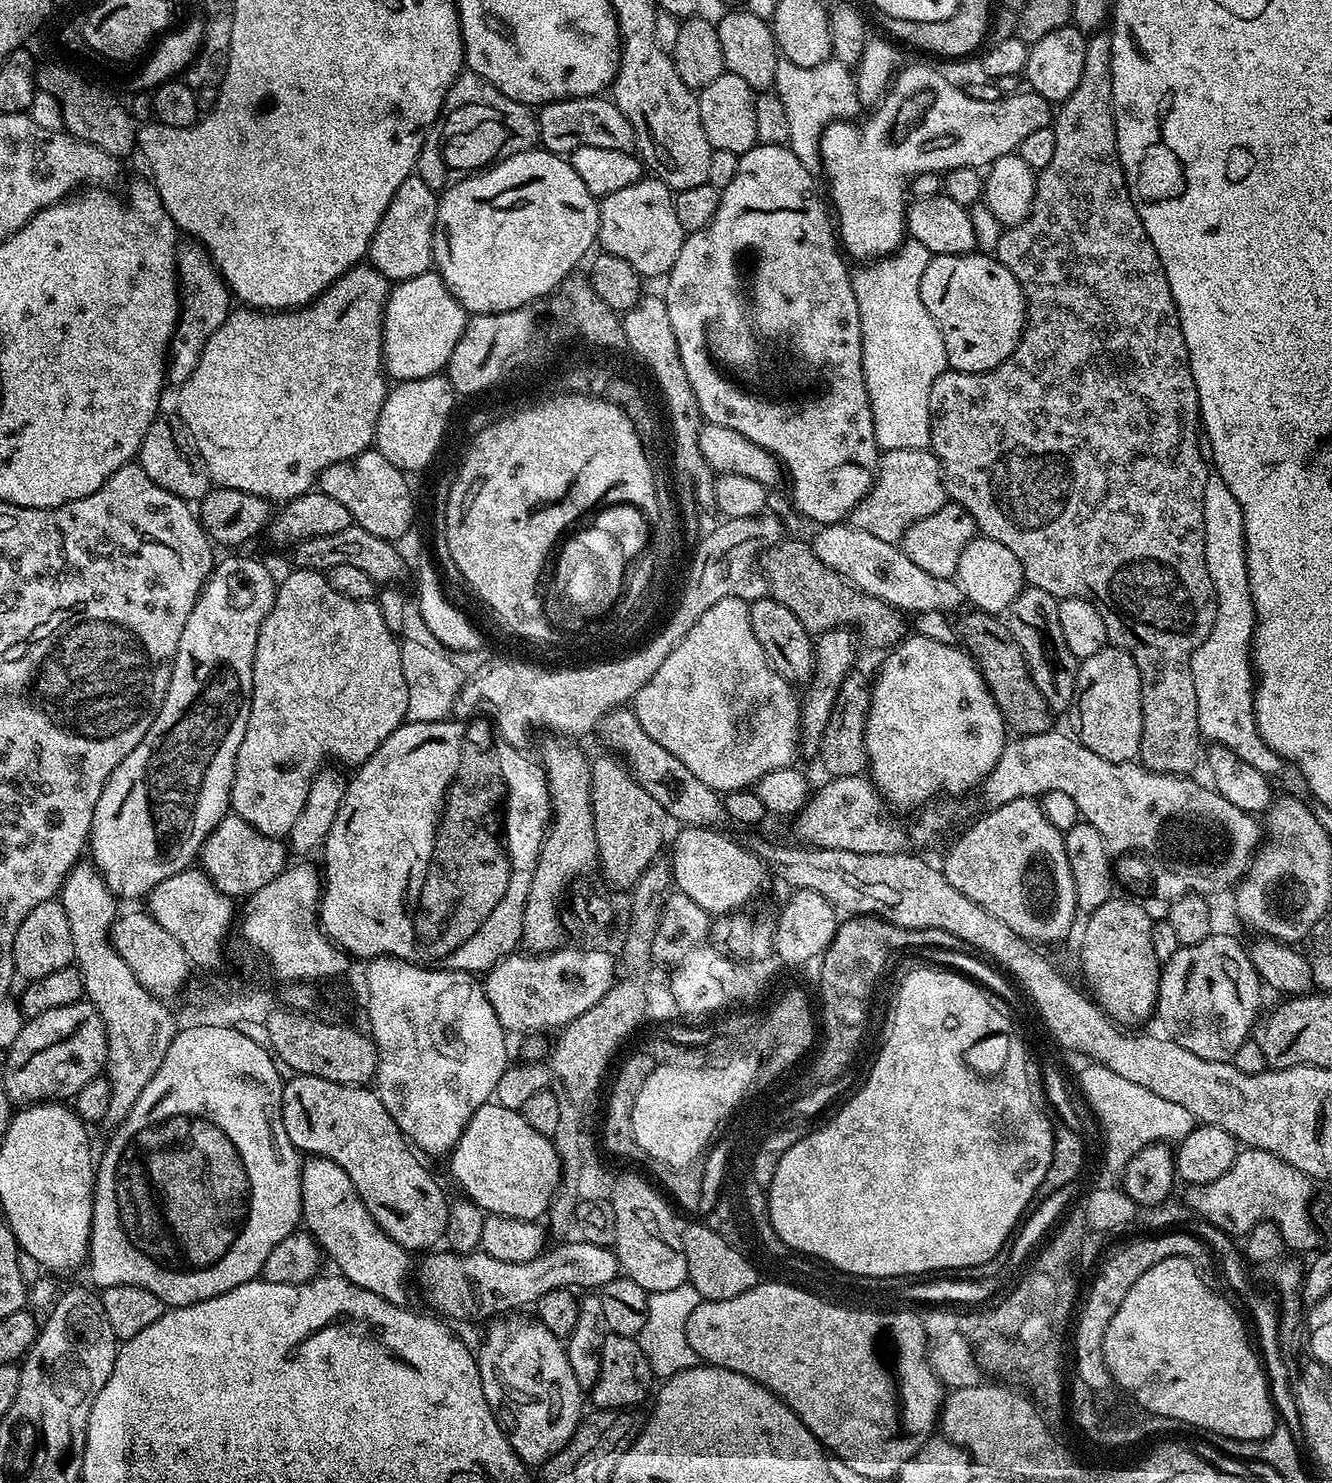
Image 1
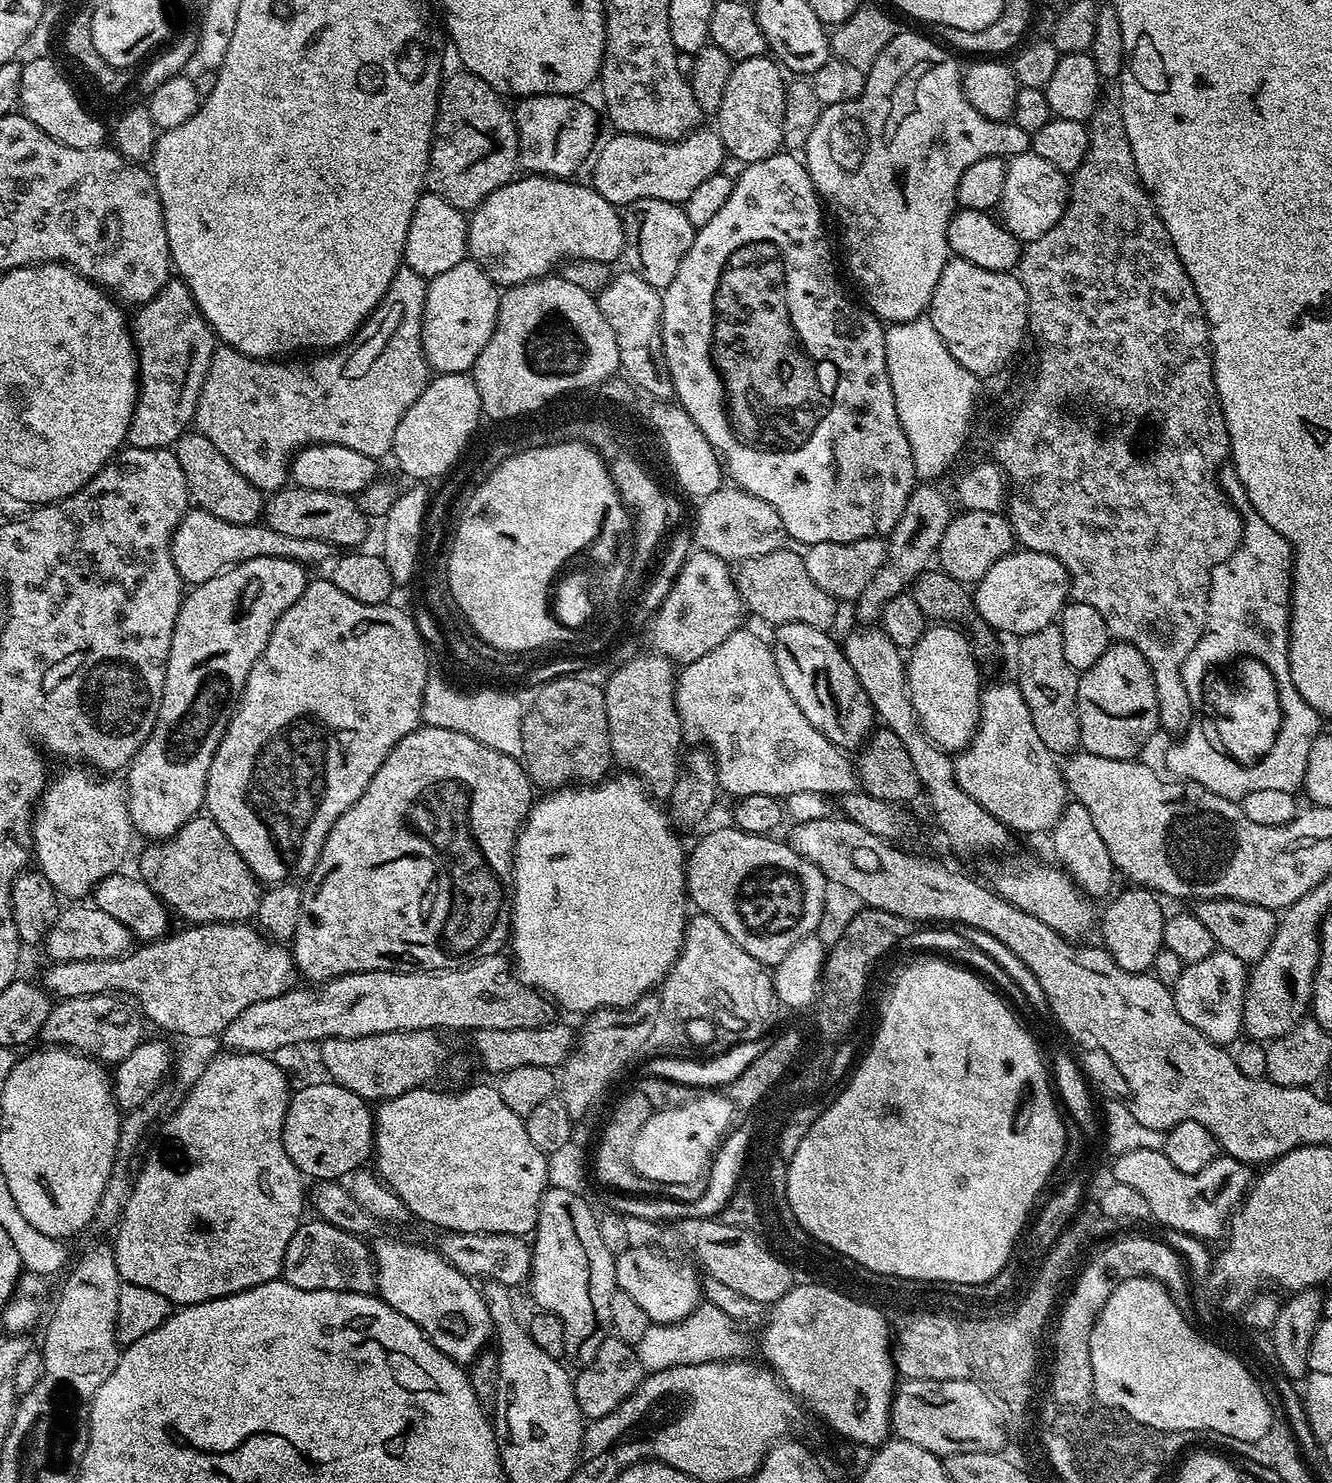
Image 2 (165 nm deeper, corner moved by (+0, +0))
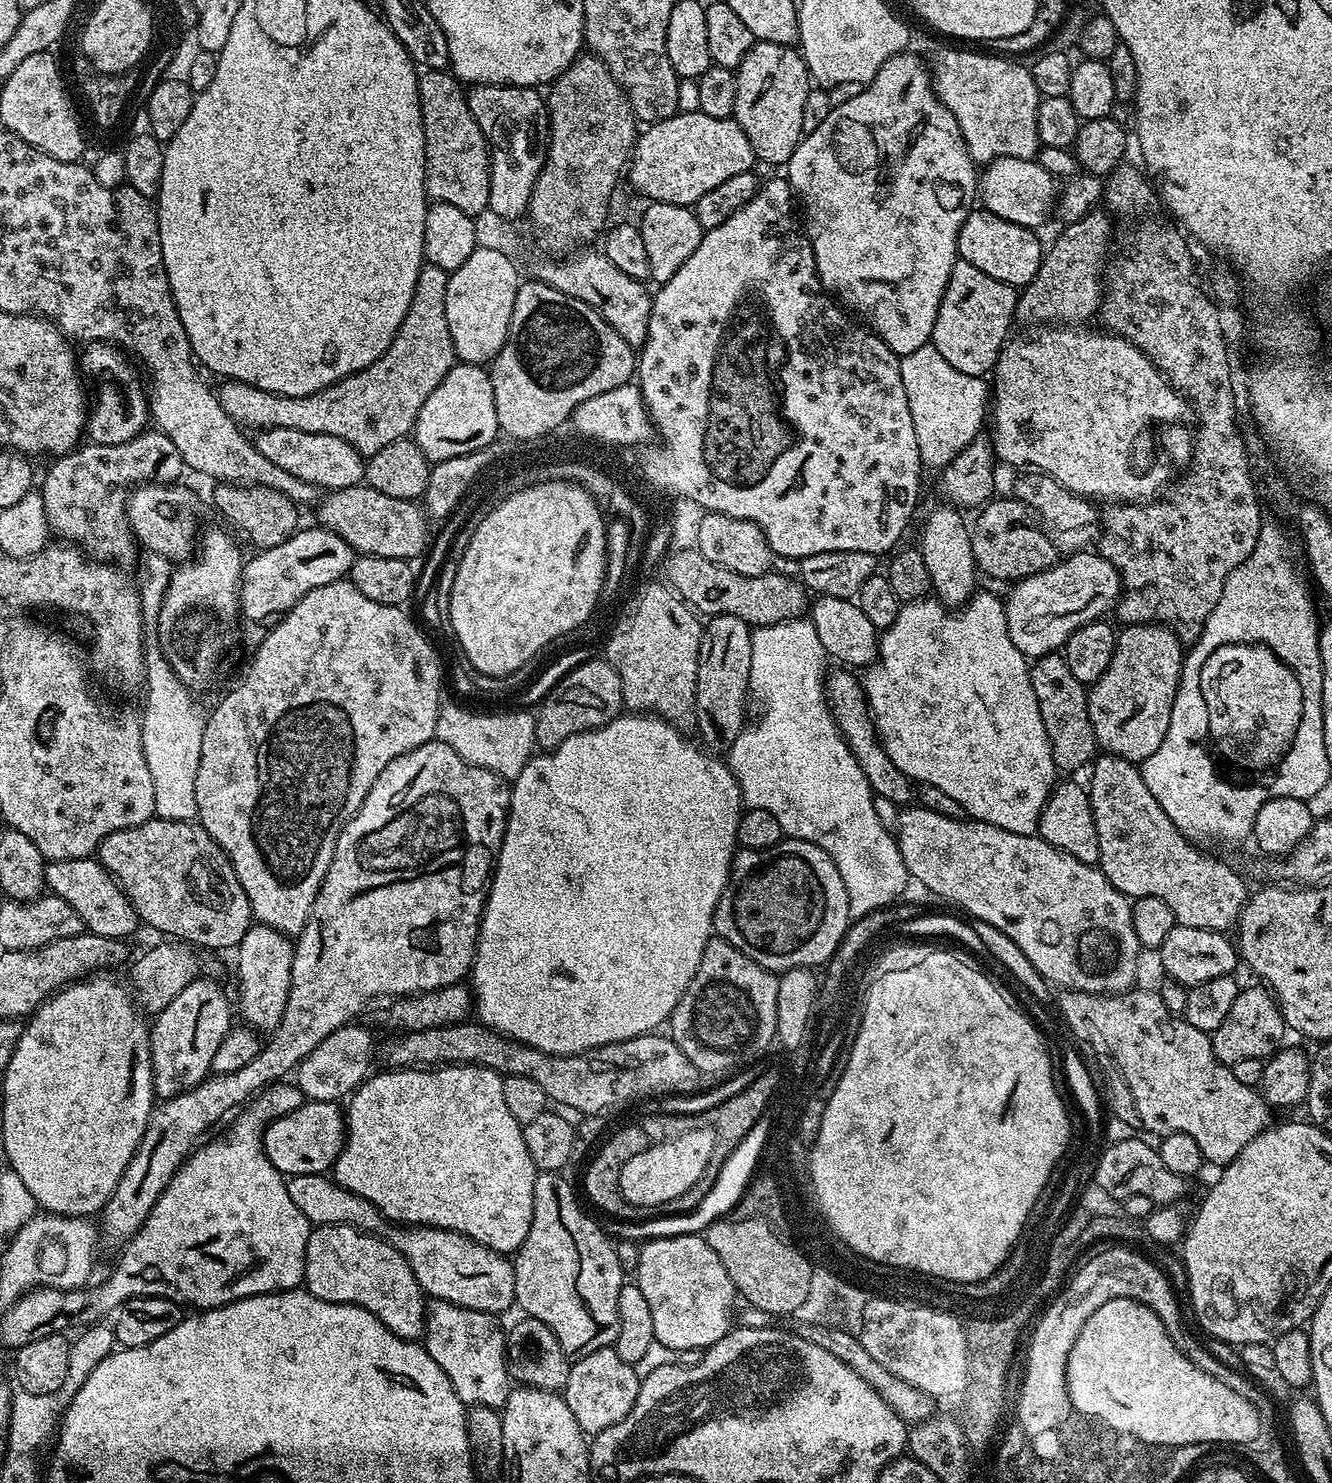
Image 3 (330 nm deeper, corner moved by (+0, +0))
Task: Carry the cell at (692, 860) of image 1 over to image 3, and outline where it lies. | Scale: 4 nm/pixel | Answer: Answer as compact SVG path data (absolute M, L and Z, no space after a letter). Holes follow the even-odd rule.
M785 838L766 850L740 848L732 858L732 872L724 893L720 895L712 923L719 939L730 942L730 946L742 950L742 954L773 974L788 972L792 968L815 969L816 964L824 966L829 963L848 932L848 891L830 854L814 846L814 842Z

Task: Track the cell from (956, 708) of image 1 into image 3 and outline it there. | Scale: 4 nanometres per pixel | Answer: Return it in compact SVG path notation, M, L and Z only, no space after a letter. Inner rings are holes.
M940 502L937 508L932 508L925 514L918 543L922 560L929 570L929 582L935 599L953 610L967 602L978 588L978 569L972 549L972 533L966 520L964 524L963 518L959 515L963 516L953 505Z

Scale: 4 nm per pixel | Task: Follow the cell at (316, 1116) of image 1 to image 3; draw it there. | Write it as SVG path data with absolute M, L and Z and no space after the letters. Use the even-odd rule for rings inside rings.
M308 1100L290 1114L273 1120L264 1129L264 1156L285 1178L327 1173L335 1164L344 1145L346 1116L339 1103L330 1100Z

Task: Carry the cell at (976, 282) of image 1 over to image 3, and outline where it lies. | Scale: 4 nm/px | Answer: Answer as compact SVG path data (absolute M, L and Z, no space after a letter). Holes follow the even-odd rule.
M957 259L938 306L930 341L932 347L946 358L946 362L950 362L950 366L954 366L954 370L987 377L995 369L1000 351L1013 331L1017 295L1013 285L998 282L998 278L990 278L990 274L982 274L978 266Z

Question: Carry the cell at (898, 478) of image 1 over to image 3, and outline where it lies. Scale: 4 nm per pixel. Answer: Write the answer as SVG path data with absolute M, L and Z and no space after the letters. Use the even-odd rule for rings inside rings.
M1028 470L1021 476L1024 477L1016 484L1015 499L1028 505L1044 533L1054 542L1057 553L1087 552L1099 541L1102 535L1102 516L1093 501L1075 496L1066 490L1066 486L1062 486L1062 482L1045 472Z

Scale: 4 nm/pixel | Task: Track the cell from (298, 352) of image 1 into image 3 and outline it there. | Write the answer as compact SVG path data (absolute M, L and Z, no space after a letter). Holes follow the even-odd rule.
M425 263L418 274L414 298L410 302L410 310L406 310L406 318L402 318L399 332L392 339L392 345L369 368L323 388L318 394L302 398L270 394L266 390L258 390L258 386L230 380L221 383L221 388L218 388L222 410L226 410L228 417L245 429L293 428L342 438L342 442L350 442L350 446L354 446L354 450L358 450L365 458L378 454L378 450L382 450L382 446L390 446L390 442L405 439L415 429L422 402L426 402L426 398L434 394L438 382L442 382L453 364L457 363L454 342L450 338L450 326L446 326L446 282L449 275L446 270Z

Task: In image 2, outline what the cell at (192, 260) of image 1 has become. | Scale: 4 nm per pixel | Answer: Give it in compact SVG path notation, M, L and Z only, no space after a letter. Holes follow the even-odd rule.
M179 278L168 279L162 290L137 312L130 324L137 348L138 393L126 444L138 449L171 447L195 417L196 402L218 341L190 290Z

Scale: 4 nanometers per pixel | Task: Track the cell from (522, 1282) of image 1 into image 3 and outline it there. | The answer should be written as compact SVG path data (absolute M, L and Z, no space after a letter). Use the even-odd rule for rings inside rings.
M703 1235L667 1236L641 1243L634 1282L642 1290L646 1303L650 1305L656 1343L673 1348L678 1354L692 1352L695 1348L706 1350L733 1327L732 1307L738 1301L738 1293L734 1282L730 1282L730 1274L726 1274L726 1266L722 1266L718 1254L710 1250Z

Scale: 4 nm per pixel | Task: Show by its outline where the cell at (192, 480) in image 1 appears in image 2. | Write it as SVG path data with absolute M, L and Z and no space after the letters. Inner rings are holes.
M188 430L176 439L174 451L178 458L178 466L182 466L182 474L186 474L186 486L191 503L197 508L214 514L214 518L222 518L222 522L235 524L254 524L261 519L265 497L259 488L242 478L214 442L206 438L198 430Z

